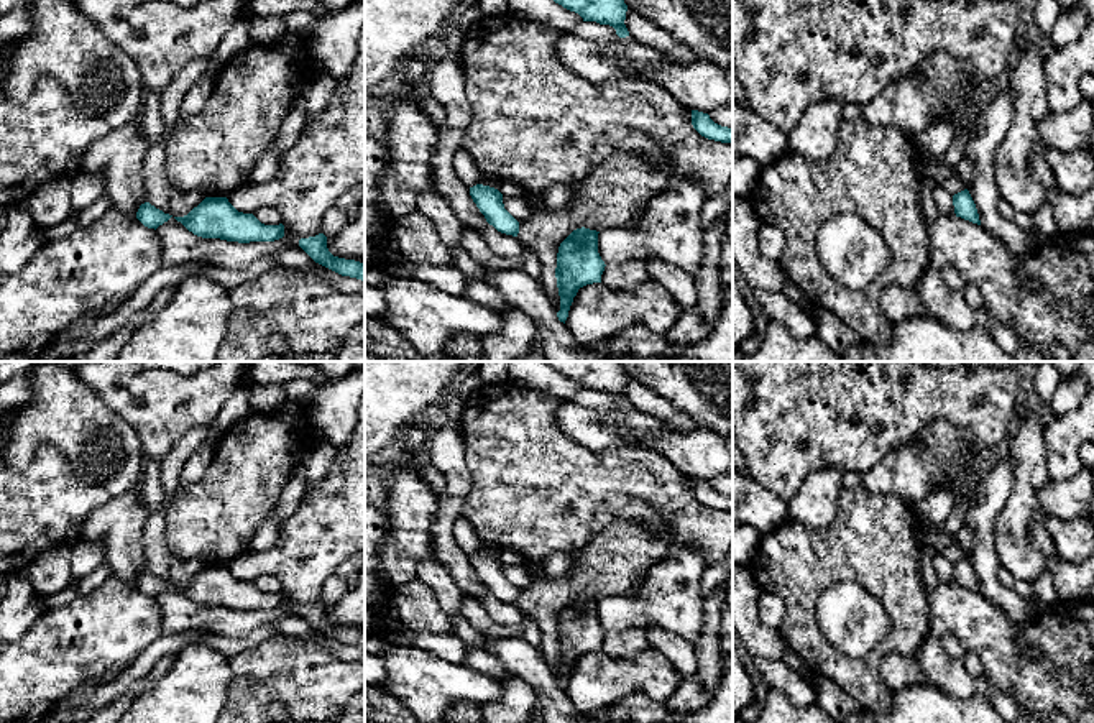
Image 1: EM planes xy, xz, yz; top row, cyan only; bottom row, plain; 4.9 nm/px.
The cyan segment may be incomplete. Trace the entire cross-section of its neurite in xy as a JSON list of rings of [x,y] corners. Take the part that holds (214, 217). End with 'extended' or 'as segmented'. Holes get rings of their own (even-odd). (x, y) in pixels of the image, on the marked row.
[[[205,197],[184,217],[174,217],[202,238],[227,242],[274,242],[284,237],[284,225],[264,225],[253,214],[238,212],[227,197]]]; as segmented

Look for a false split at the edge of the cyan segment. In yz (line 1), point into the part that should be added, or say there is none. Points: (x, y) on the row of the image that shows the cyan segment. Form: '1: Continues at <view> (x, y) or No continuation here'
1: No continuation here

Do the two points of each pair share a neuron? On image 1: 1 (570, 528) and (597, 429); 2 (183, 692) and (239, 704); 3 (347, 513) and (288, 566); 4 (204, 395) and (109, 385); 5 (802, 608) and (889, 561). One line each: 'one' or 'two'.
1: two
2: two
3: one
4: one
5: one

